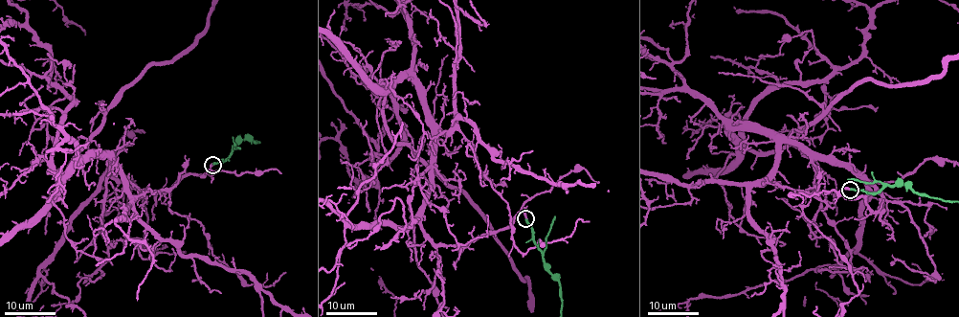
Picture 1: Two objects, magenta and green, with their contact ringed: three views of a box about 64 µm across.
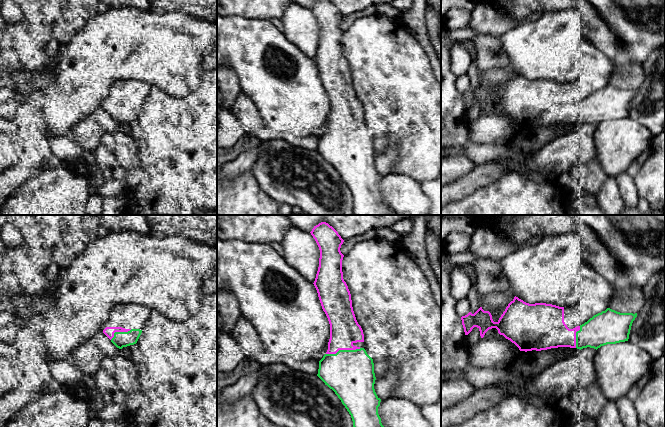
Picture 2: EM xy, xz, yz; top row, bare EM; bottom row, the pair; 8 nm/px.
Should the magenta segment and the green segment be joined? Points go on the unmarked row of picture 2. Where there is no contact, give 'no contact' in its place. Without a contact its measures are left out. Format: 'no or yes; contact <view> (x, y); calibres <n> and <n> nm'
yes; contact xz (343, 125); calibres 240 and 380 nm

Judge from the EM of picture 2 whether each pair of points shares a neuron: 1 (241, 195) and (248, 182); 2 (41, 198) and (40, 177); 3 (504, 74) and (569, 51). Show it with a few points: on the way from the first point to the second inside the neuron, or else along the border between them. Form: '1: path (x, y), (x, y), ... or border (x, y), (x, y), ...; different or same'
1: path (243, 192), (245, 185); same
2: path (41, 193), (41, 182); same
3: border (509, 65), (515, 71); different

